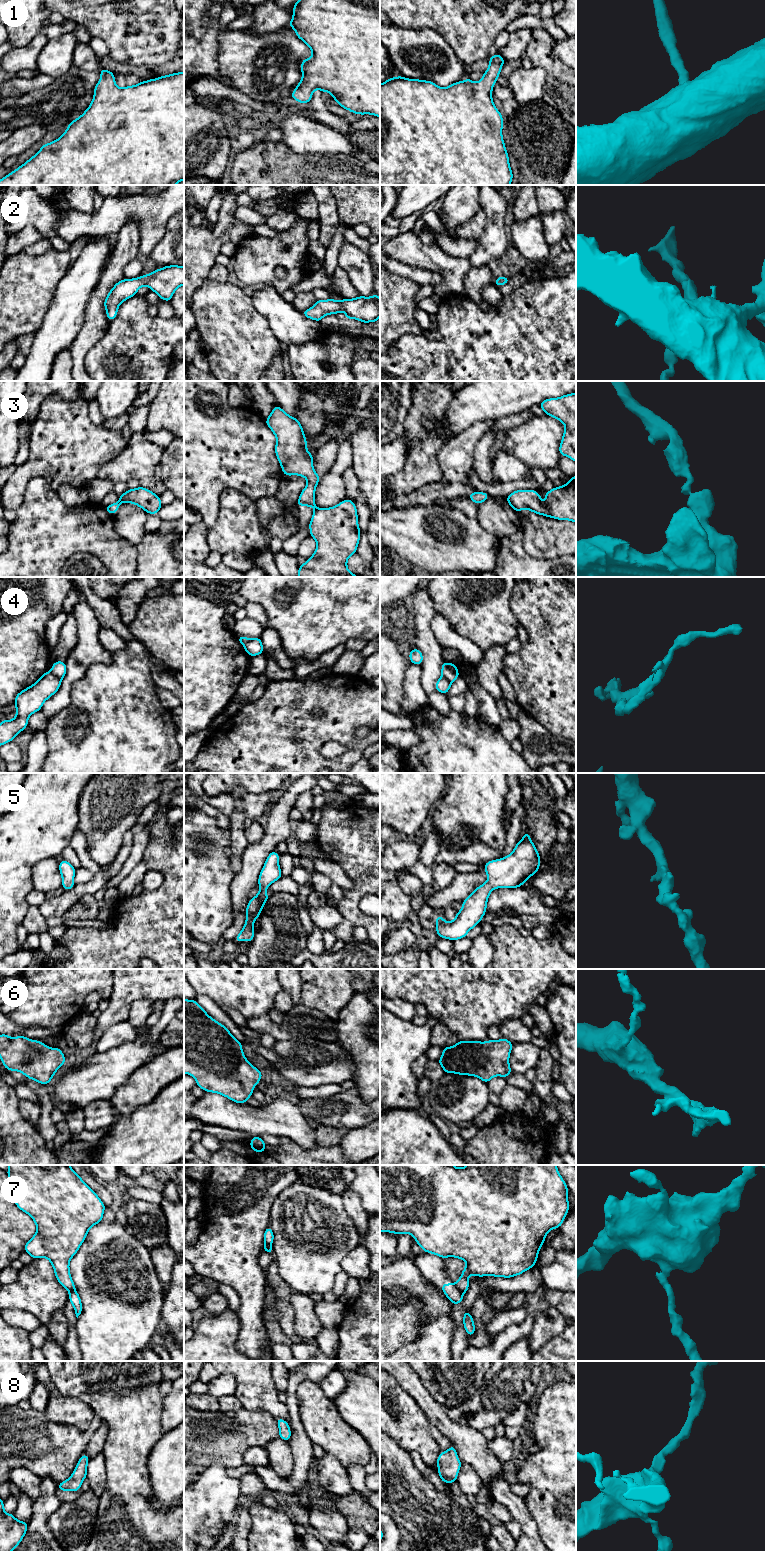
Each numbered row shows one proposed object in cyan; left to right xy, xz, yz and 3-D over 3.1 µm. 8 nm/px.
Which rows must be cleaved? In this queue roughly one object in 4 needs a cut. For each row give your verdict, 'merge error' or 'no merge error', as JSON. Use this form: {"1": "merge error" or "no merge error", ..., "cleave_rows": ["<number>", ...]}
{"1": "no merge error", "2": "no merge error", "3": "merge error", "4": "merge error", "5": "no merge error", "6": "no merge error", "7": "merge error", "8": "no merge error", "cleave_rows": ["3", "4", "7"]}

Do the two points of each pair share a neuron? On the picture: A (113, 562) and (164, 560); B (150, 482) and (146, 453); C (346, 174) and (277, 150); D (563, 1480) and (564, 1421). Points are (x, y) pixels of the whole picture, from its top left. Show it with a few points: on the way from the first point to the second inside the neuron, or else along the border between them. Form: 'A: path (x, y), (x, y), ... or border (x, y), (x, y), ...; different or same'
A: border (134, 545), (137, 566); different
B: border (154, 473), (140, 480); different
C: path (329, 174), (301, 174), (294, 167); same
D: path (563, 1465), (564, 1436); same

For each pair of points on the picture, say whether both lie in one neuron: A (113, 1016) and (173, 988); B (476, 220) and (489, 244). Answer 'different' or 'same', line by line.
A: same
B: different

